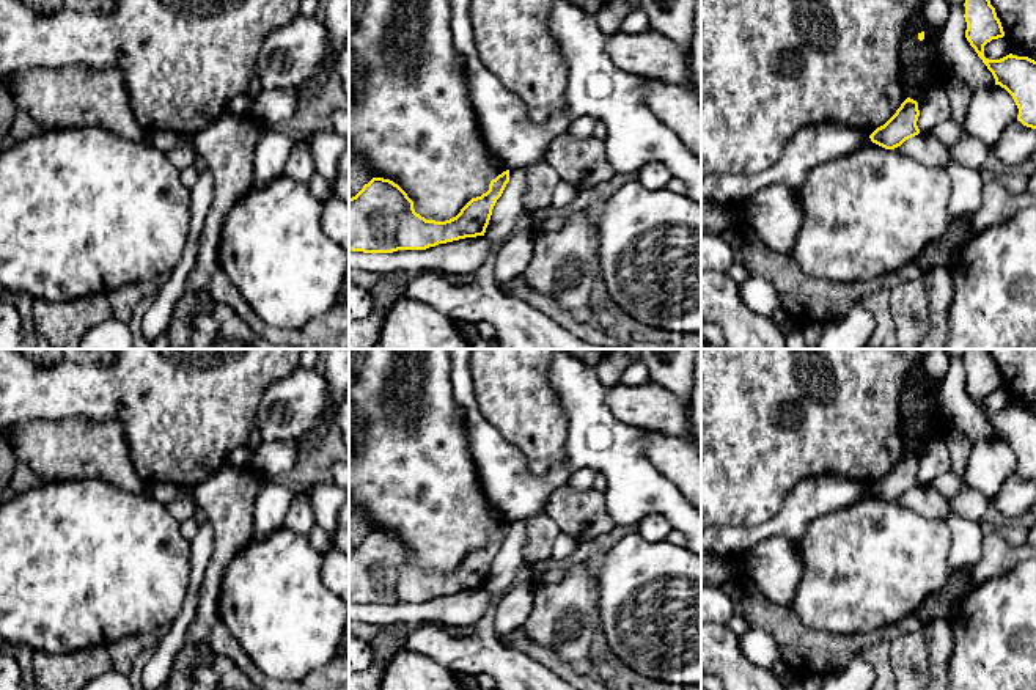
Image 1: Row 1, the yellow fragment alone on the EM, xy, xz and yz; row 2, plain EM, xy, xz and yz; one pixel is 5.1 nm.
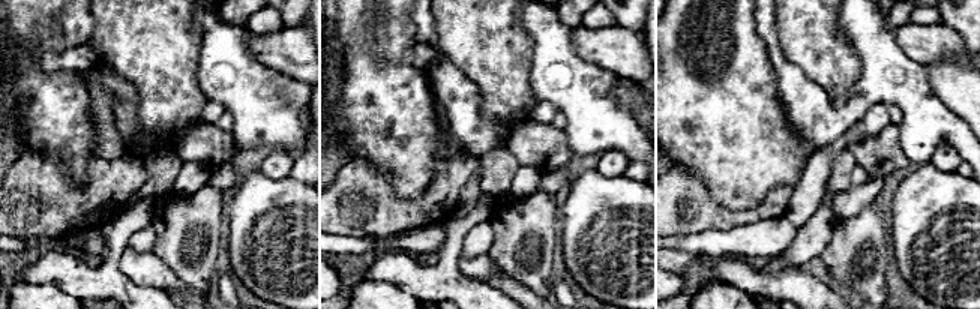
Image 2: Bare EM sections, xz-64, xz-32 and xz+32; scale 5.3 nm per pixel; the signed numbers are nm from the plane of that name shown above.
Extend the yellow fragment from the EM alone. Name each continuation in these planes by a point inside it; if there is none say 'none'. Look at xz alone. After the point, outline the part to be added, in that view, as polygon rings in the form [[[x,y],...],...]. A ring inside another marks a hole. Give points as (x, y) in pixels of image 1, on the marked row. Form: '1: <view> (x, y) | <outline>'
none

